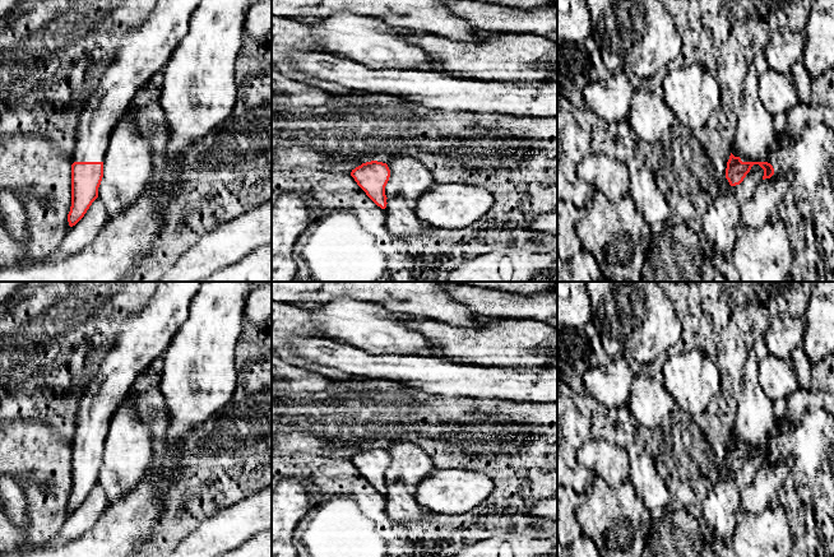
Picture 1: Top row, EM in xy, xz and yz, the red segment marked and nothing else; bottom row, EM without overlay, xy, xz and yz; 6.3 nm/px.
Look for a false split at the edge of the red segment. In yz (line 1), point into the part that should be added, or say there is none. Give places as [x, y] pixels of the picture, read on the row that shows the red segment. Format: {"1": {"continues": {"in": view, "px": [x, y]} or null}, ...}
{"1": {"continues": null}}

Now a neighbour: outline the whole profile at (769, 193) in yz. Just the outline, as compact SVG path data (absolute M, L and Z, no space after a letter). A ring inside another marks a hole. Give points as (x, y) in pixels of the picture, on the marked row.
M788 173L782 177L773 175L770 178L761 180L752 198L742 208L741 227L760 227L777 217L777 209L789 190L791 178L792 175Z

